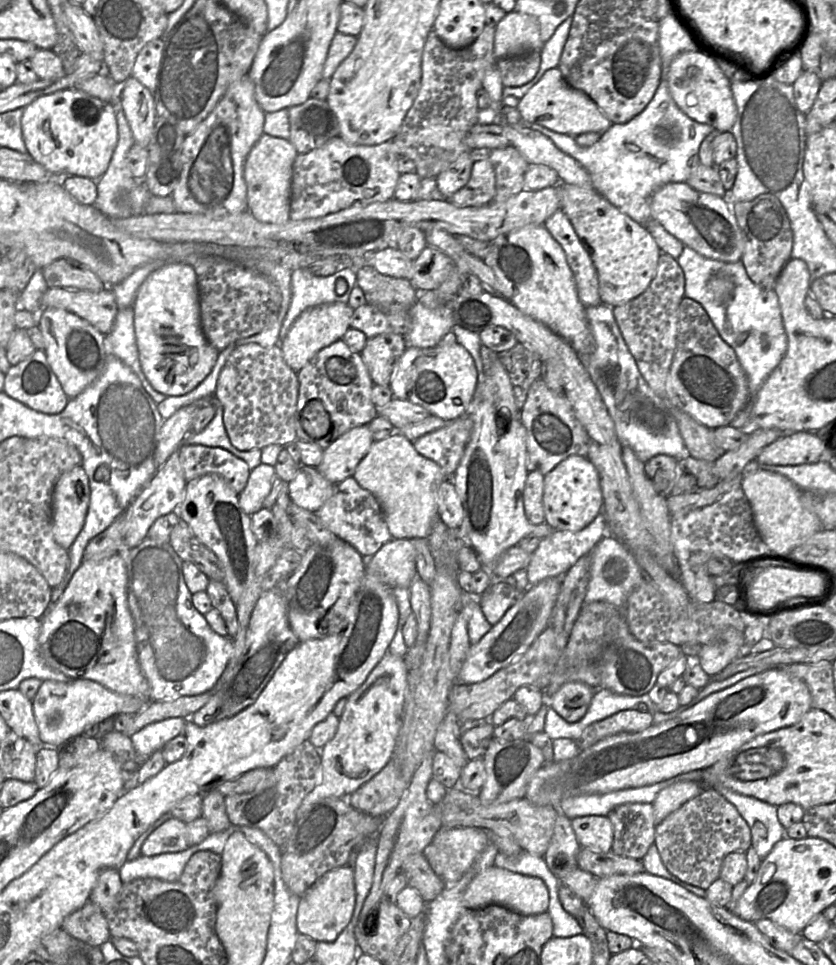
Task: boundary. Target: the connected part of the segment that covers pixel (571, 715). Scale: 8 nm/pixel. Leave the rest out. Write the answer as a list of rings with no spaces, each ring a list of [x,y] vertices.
[[[569,681],[548,698],[548,705],[564,720],[574,723],[586,714],[595,691],[595,688],[584,682]]]

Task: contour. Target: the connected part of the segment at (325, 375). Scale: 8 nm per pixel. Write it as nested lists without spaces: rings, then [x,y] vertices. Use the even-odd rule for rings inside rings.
[[[340,339],[318,351],[297,373],[298,399],[295,412],[295,431],[297,440],[317,445],[325,450],[349,430],[368,425],[378,416],[376,405],[371,399],[373,381],[362,360],[361,354],[351,350]],[[310,400],[319,400],[331,421],[330,431],[322,438],[311,438],[303,429],[301,412]]]

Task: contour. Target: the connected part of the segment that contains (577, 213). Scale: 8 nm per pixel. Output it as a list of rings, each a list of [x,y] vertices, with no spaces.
[[[560,182],[558,185],[554,187],[560,188],[561,209],[569,218],[575,230],[575,233],[577,234],[584,248],[589,253],[593,261],[593,264],[596,268],[597,275],[598,275],[598,282],[599,282],[599,295],[600,295],[602,304],[607,305],[609,307],[615,307],[615,306],[627,303],[635,299],[636,297],[638,297],[640,294],[642,294],[648,288],[649,284],[651,283],[651,281],[653,280],[656,274],[658,259],[662,253],[658,245],[656,244],[655,240],[653,239],[652,235],[647,230],[647,228],[635,222],[629,216],[621,212],[616,206],[611,204],[605,197],[603,197],[600,193],[598,193],[594,188],[585,188],[585,187],[580,187],[572,184],[564,184],[562,182]]]

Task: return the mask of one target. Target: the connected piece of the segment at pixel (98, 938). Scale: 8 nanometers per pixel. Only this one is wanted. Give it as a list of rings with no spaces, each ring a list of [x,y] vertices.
[[[91,901],[65,918],[61,928],[71,937],[99,947],[111,939],[103,910]]]

